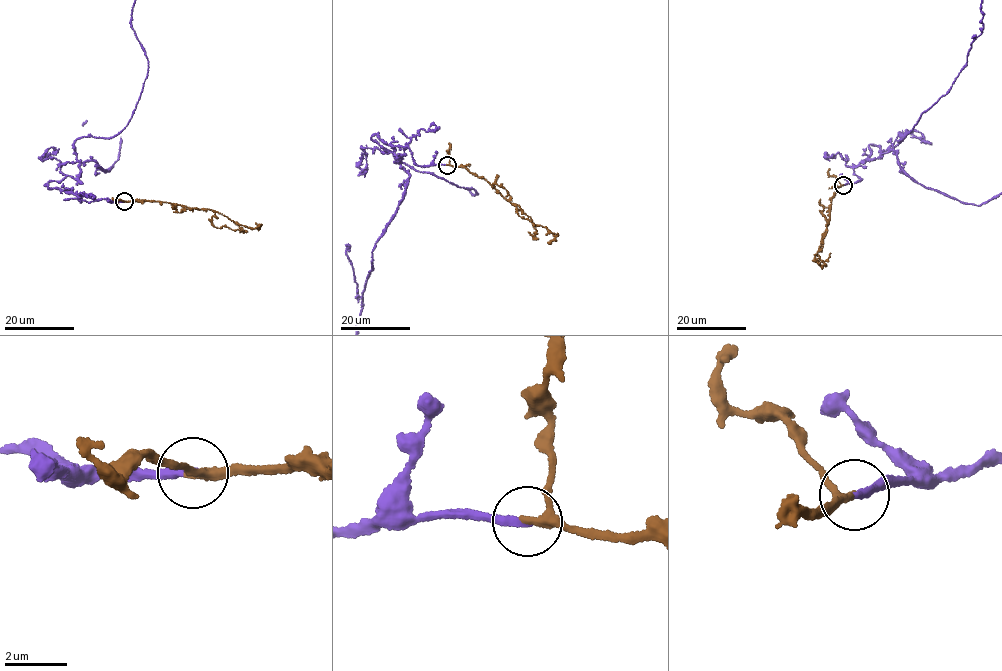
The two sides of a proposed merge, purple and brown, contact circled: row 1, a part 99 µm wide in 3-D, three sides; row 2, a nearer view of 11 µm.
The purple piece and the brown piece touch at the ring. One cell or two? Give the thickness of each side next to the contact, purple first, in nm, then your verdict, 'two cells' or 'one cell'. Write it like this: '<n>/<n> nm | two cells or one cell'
240/240 nm | one cell

